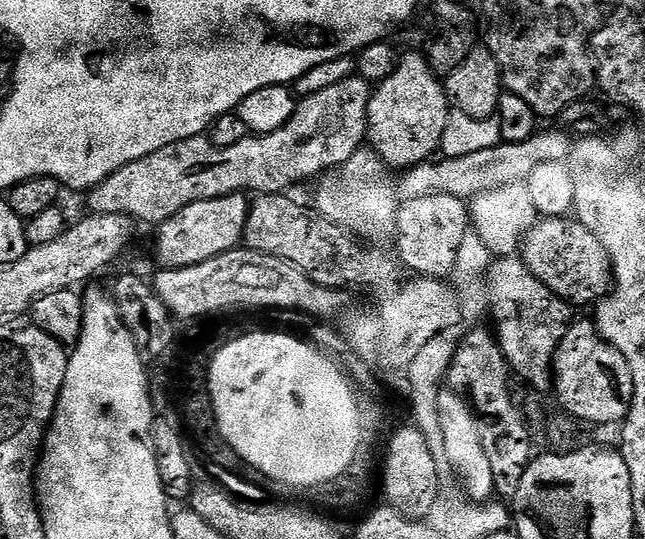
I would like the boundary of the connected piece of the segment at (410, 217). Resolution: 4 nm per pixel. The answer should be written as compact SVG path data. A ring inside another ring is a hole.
M430 194L403 201L396 210L395 255L399 263L418 276L451 277L462 238L470 231L470 208L450 194Z

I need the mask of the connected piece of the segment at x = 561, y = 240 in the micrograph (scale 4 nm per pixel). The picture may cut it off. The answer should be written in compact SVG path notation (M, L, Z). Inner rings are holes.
M550 216L537 219L535 226L524 235L522 259L524 265L530 270L530 274L534 274L538 278L538 282L542 282L542 286L546 286L558 298L565 300L569 306L577 306L576 304L595 305L608 295L610 285L613 283L612 263L608 261L606 246L602 246L602 242L598 242L595 234L586 230L586 226L582 226L580 220L568 216Z

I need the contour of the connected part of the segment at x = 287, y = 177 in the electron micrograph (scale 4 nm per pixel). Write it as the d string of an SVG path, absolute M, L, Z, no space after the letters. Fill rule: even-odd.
M353 74L345 78L342 82L338 82L335 86L329 86L326 90L318 90L318 94L310 94L303 97L297 103L294 114L290 118L290 122L286 122L286 126L282 126L282 130L274 130L274 134L266 134L265 136L248 135L242 142L238 142L235 146L226 146L225 148L215 148L215 146L204 136L195 136L189 140L182 142L174 142L170 146L162 146L162 150L154 150L154 154L150 154L146 158L138 158L134 162L130 162L126 166L122 166L118 170L114 170L112 174L100 184L94 186L87 193L89 209L92 212L101 212L102 214L122 214L123 216L132 217L133 221L140 222L145 220L151 226L159 226L163 220L168 220L174 214L178 214L178 210L182 210L190 202L202 202L210 198L222 198L229 196L234 192L242 192L248 194L284 194L289 191L291 184L296 184L299 180L311 181L313 178L319 177L321 174L336 168L342 162L346 162L346 158L350 158L350 154L354 154L365 143L368 134L368 106L370 98L374 91L373 85L360 77L359 74Z

